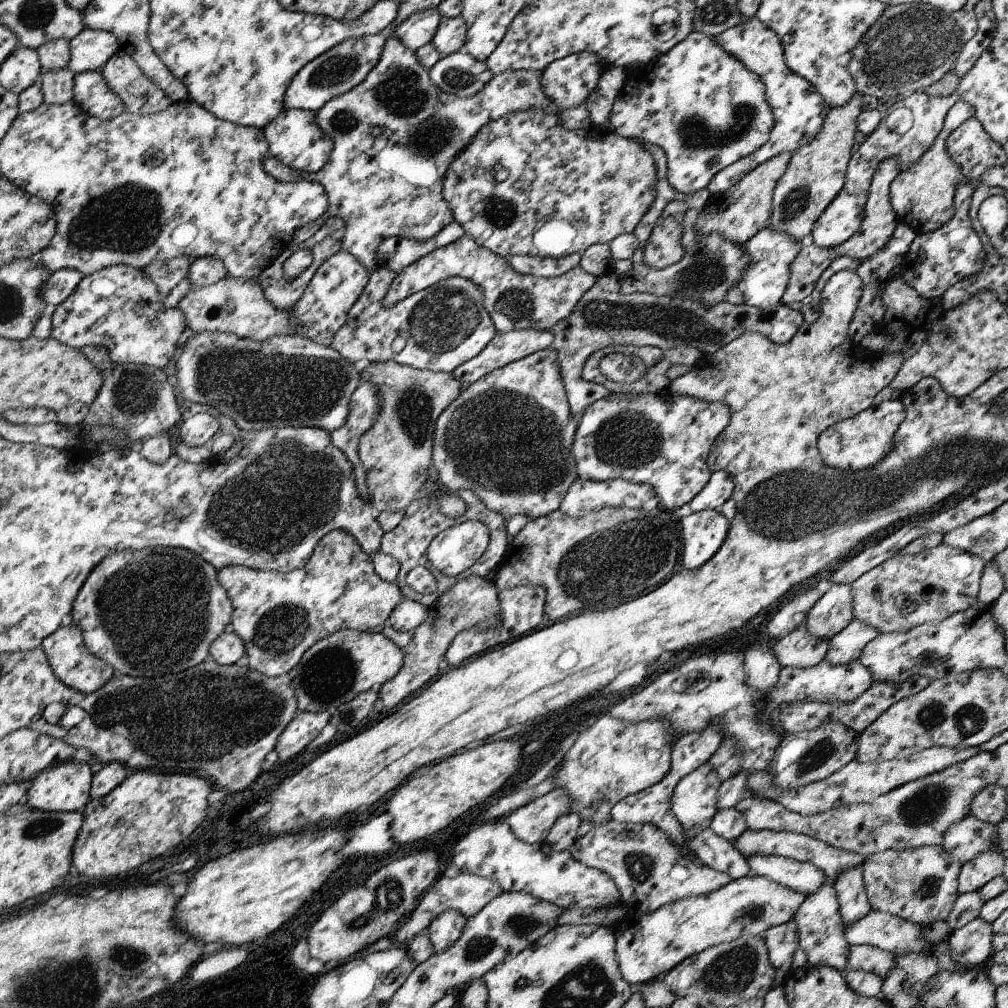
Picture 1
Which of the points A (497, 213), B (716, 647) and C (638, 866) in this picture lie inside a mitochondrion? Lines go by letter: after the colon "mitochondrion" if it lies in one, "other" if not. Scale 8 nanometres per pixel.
A: mitochondrion
B: other
C: mitochondrion

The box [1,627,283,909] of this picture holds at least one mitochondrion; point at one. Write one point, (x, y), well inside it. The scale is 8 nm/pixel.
(38, 828)

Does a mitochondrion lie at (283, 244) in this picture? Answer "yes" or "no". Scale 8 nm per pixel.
no

